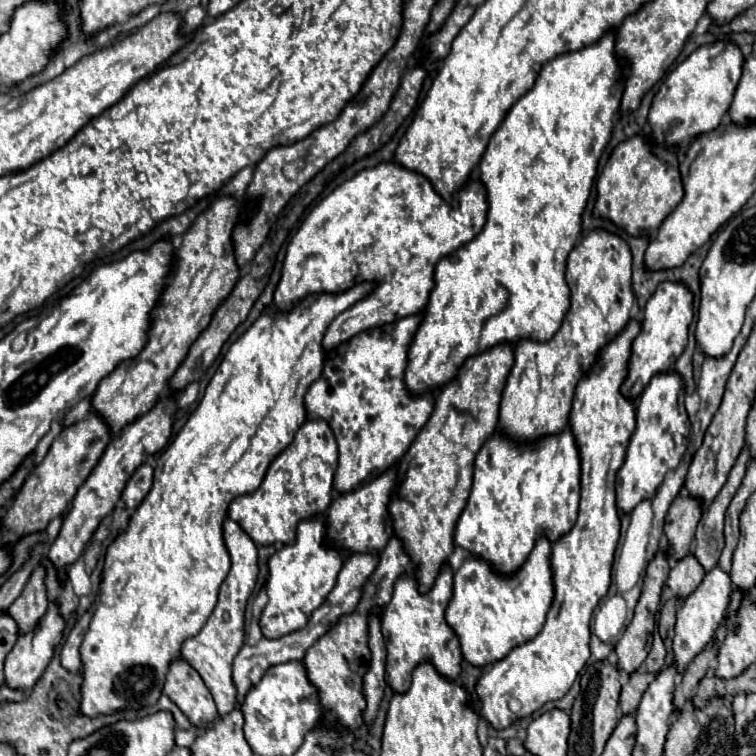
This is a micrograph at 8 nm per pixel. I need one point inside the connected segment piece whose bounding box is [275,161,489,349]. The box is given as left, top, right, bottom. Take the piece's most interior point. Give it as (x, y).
(387, 224)

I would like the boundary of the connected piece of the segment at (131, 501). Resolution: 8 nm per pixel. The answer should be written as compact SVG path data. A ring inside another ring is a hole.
M143 463L127 481L123 491L123 503L127 505L129 511L135 511L139 507L143 497L149 493L151 483L153 483L153 467L149 463Z

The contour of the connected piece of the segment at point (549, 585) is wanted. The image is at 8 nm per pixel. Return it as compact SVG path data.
M539 537L527 561L511 575L495 571L479 555L469 555L455 571L453 597L447 605L445 619L459 635L463 657L475 667L485 667L503 659L513 647L533 639L541 631L553 597L551 541Z

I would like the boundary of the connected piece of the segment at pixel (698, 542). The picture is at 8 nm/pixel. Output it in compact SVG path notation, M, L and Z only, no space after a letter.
M743 449L737 463L733 465L733 469L729 473L729 479L727 479L725 487L721 489L721 493L715 497L715 501L711 503L711 507L703 513L703 517L699 521L697 535L695 535L695 545L693 545L693 555L699 559L705 573L711 571L717 565L717 559L721 555L725 511L727 511L735 491L739 489L739 483L743 481L747 463L749 463L749 453L747 453L747 449Z

